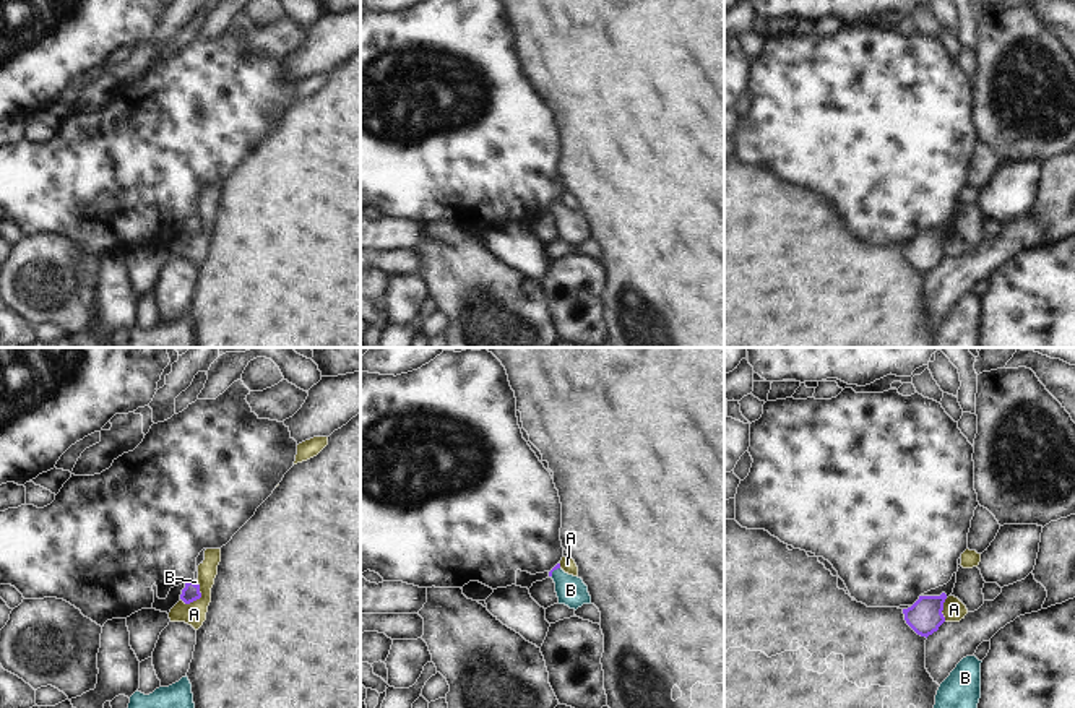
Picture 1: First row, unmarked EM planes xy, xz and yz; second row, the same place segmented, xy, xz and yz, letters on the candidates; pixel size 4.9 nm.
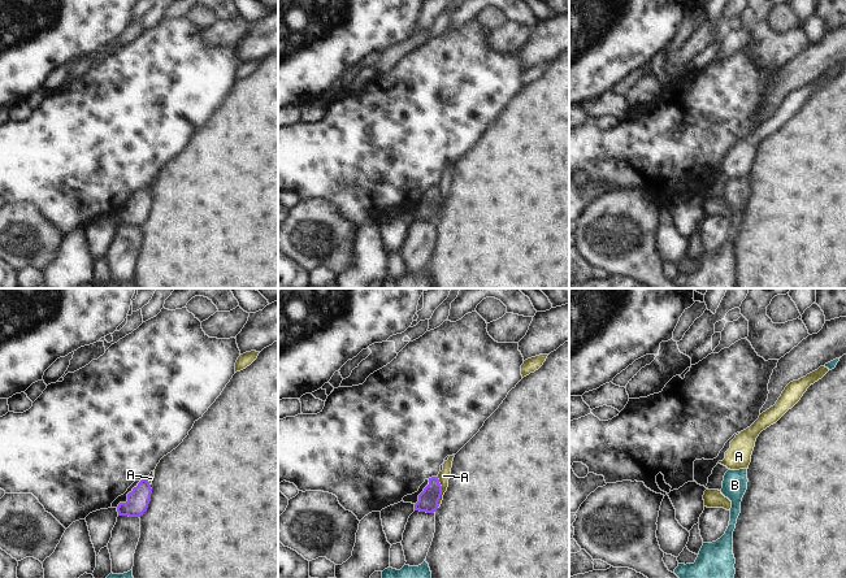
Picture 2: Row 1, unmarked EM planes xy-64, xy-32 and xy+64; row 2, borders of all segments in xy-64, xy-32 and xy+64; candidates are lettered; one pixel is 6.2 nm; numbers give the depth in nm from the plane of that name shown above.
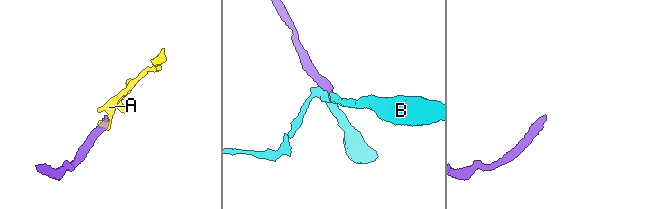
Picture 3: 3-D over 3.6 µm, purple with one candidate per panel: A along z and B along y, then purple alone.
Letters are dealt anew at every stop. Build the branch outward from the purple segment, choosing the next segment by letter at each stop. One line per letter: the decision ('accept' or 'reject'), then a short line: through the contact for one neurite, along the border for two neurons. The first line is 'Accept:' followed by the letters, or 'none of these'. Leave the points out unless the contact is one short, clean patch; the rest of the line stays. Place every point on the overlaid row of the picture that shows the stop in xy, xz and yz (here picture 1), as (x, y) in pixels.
Accept: B
A: reject; line xy (198, 583), (200, 596), (185, 604)
B: accept; line xz (557, 565), (552, 570), (570, 590)

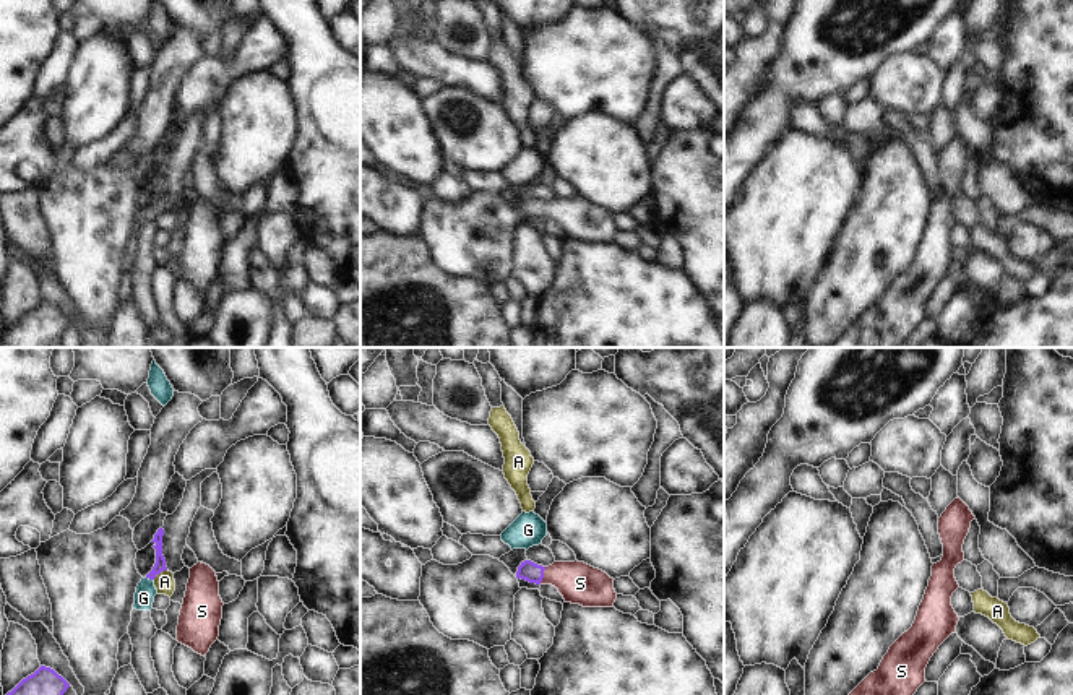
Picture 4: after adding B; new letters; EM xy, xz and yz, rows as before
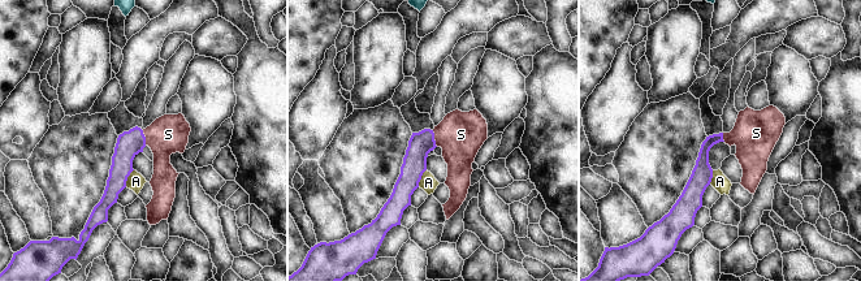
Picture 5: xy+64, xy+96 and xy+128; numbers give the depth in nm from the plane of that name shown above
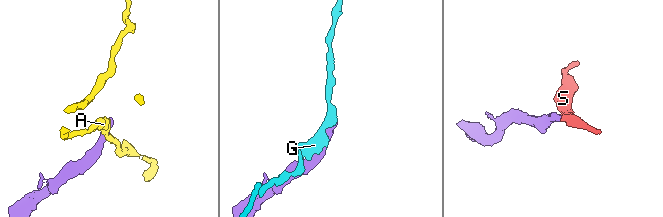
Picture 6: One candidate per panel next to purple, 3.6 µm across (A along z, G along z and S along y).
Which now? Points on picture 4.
Accept: S
A: reject; line xy (166, 569), (153, 578)
G: reject; line xy (146, 577), (153, 580)
S: accept; line xz (528, 570), (542, 575), (565, 575), (580, 583)

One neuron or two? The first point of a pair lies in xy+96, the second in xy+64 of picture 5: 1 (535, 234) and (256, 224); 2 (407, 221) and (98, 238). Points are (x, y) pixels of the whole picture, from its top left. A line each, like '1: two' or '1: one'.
1: two
2: two

